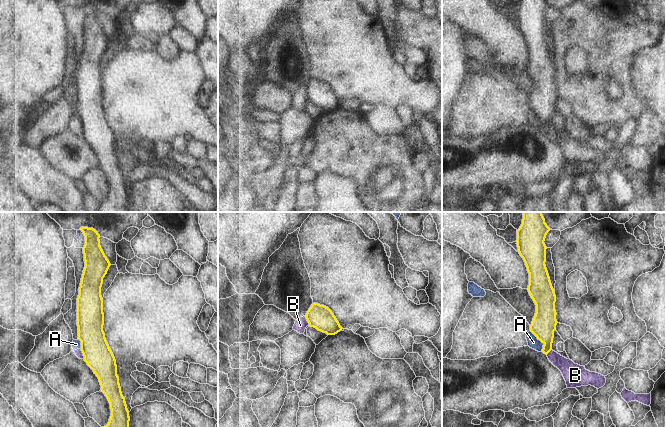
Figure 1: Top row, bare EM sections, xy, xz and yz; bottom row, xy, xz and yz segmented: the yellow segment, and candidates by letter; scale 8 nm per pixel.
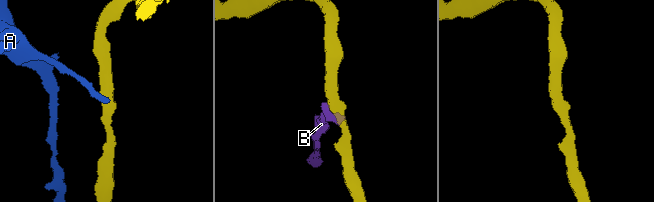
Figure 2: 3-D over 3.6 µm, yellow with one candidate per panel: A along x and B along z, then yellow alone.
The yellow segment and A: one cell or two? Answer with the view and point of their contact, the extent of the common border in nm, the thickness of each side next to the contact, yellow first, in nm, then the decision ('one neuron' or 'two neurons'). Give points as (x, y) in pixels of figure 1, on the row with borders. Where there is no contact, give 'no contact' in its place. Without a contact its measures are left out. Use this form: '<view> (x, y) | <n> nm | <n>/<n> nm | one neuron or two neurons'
yz (540, 340) | 200 nm | 190/90 nm | two neurons

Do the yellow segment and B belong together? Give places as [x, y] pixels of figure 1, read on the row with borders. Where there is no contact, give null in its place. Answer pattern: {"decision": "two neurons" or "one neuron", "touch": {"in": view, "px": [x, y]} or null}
{"decision": "two neurons", "touch": {"in": "xy", "px": [83, 354]}}

